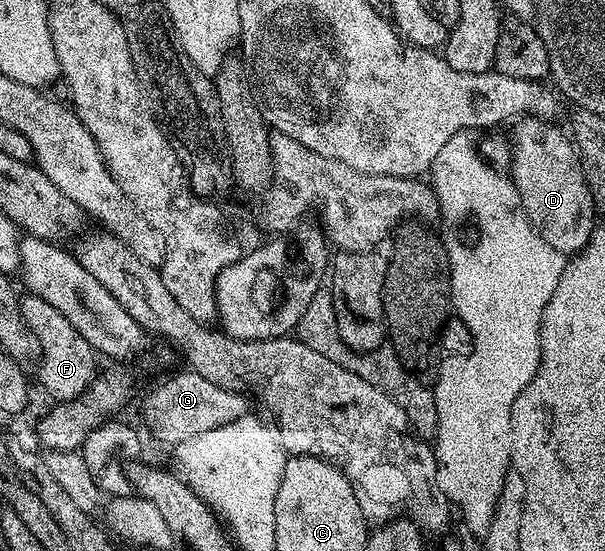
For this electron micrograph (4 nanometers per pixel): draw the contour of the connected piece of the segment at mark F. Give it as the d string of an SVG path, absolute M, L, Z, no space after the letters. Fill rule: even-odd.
M25 293L20 299L20 307L26 324L30 324L30 332L38 336L38 344L42 348L38 369L45 392L50 397L56 398L52 400L57 403L74 400L90 385L98 373L97 351L93 350L91 344L80 335L78 328L74 328L74 324L70 324L70 320L66 320L66 316L58 312L58 308L46 304L46 300L42 300L38 295Z

